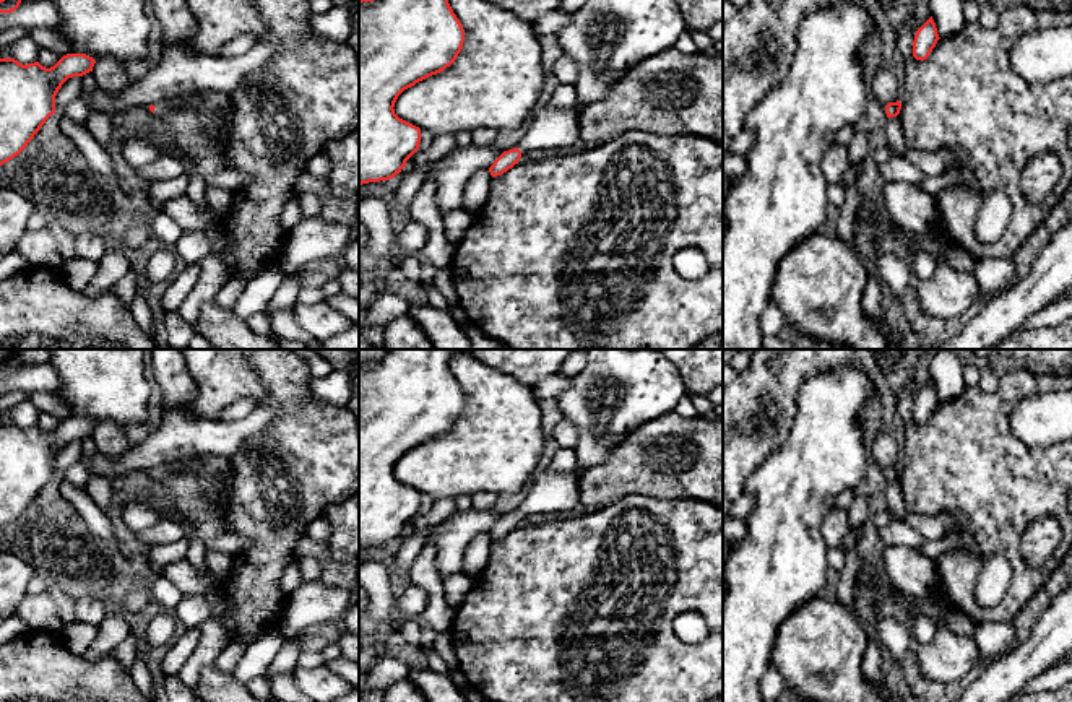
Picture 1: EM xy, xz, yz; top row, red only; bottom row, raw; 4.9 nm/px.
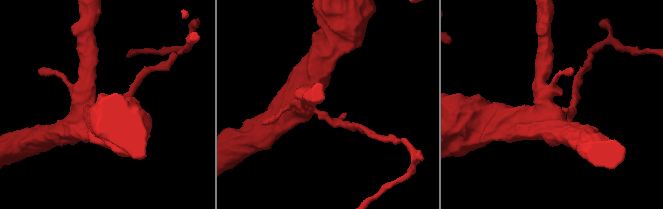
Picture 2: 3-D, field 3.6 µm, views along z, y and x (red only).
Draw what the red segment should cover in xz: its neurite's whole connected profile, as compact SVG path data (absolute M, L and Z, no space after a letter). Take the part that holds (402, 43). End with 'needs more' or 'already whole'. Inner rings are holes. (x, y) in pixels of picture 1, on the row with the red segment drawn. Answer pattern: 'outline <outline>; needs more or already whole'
outline M359 0L359 185L393 179L419 150L421 128L395 114L398 96L450 67L465 29L448 0Z; already whole

